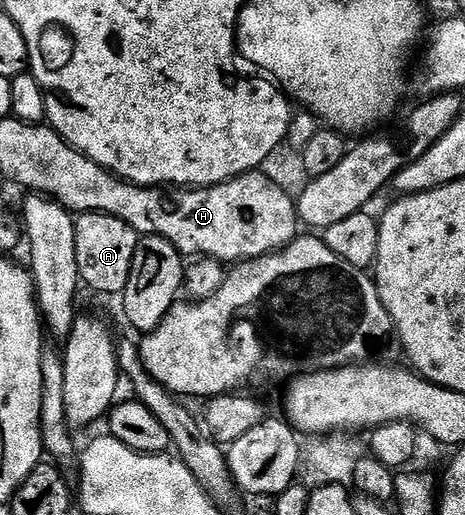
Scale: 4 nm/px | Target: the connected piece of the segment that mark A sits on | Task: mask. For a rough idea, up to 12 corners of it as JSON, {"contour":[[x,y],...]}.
{"contour":[[104,212],[75,216],[77,270],[118,297],[139,233]]}

